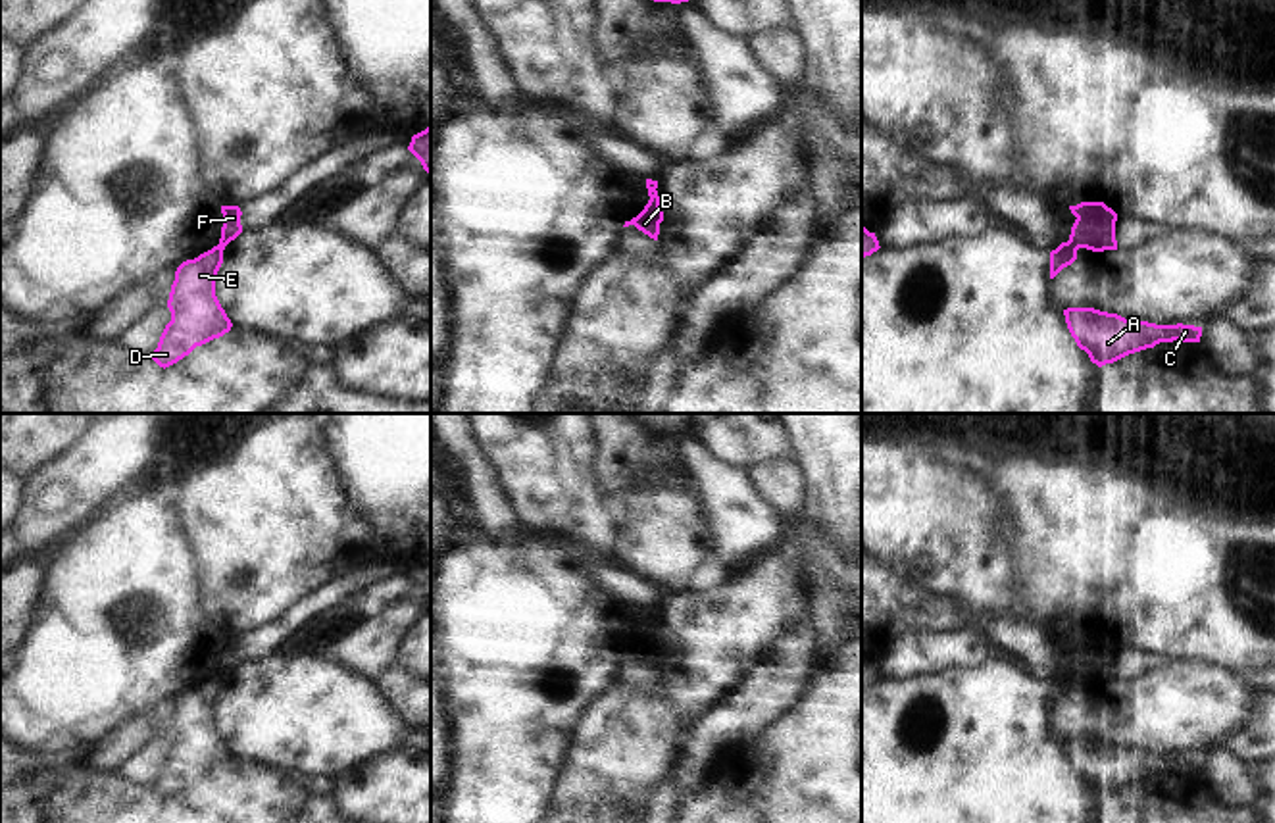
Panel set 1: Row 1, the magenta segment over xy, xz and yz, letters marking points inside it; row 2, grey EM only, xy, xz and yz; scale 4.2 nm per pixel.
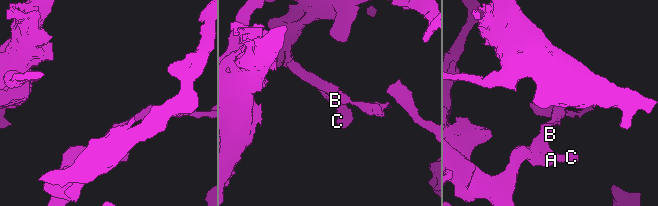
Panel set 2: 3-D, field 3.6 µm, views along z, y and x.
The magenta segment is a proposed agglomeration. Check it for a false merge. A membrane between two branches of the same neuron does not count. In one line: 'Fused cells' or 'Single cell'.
Fused cells

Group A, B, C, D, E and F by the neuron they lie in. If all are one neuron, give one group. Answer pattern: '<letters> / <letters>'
A C D E / B F

